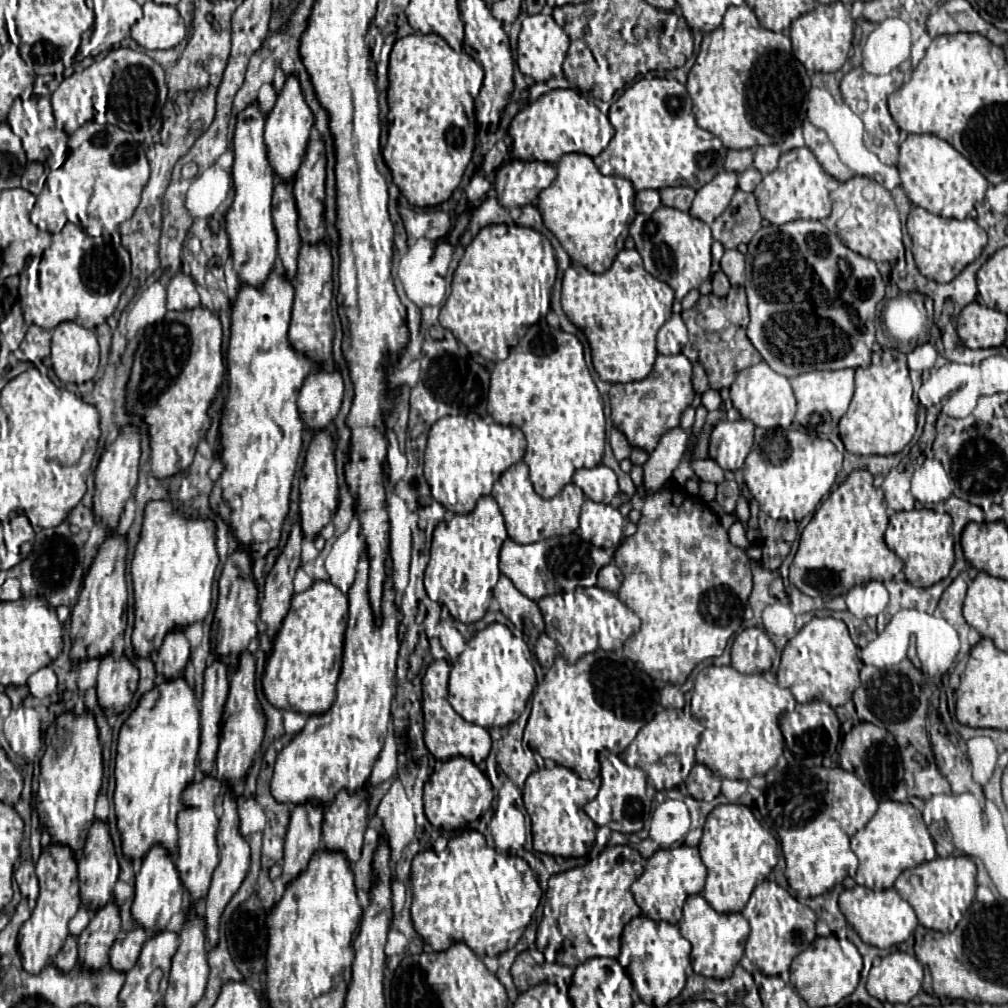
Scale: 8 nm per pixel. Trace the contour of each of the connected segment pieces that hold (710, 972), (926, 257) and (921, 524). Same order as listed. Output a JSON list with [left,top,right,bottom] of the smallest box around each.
[[679,894,749,978],[907,206,987,284],[885,510,953,588]]

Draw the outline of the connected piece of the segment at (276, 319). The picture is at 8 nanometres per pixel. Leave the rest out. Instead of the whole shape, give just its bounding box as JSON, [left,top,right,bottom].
[211,270,313,556]

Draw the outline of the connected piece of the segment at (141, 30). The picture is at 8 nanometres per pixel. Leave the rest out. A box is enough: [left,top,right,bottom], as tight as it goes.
[131,4,185,50]

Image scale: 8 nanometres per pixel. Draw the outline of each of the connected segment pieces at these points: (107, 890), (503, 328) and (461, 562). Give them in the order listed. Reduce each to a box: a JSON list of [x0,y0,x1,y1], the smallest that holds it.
[[77,822,119,912],[439,224,557,360],[425,496,505,624]]

